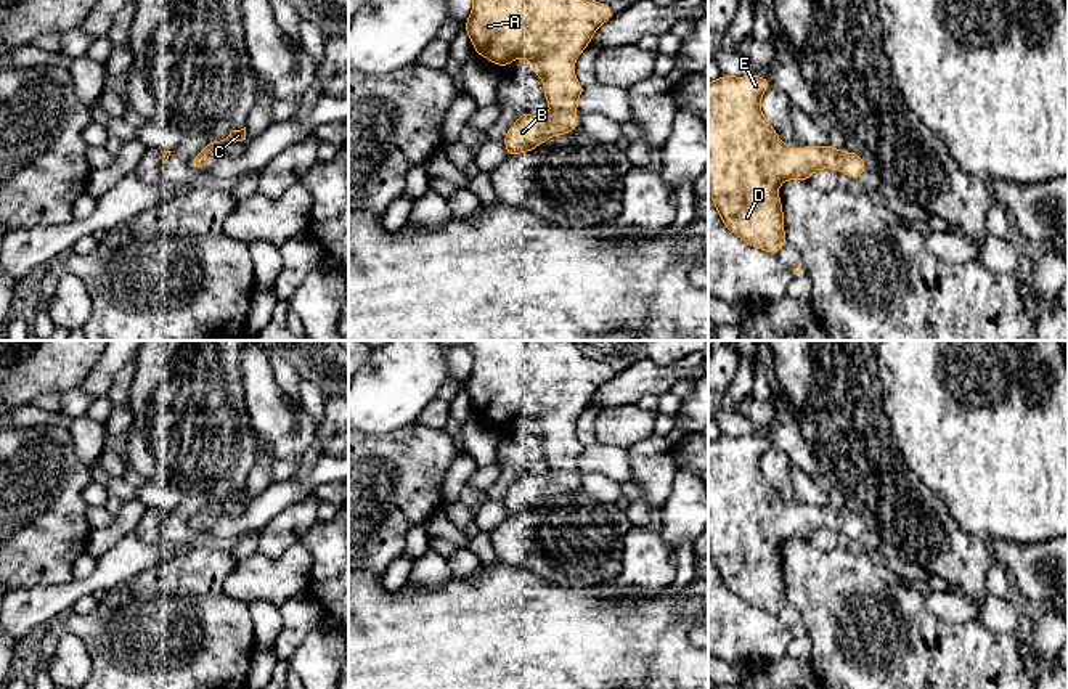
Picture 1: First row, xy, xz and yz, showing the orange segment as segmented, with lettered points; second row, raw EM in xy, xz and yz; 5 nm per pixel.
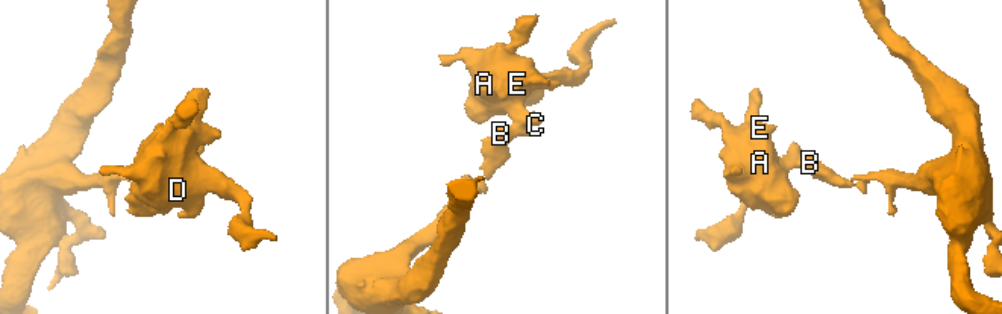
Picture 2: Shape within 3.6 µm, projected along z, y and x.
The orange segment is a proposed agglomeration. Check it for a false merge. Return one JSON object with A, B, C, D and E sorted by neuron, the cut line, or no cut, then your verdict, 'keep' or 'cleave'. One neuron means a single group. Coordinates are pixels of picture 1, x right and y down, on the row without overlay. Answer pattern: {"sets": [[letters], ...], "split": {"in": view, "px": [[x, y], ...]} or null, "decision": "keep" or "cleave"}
{"sets": [["A", "B", "C", "D", "E"]], "split": null, "decision": "keep"}

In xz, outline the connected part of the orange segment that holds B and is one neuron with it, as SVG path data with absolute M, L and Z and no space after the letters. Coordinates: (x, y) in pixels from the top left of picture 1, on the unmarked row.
M467 340L474 365L463 384L474 411L501 427L517 418L532 421L532 434L543 438L544 459L551 467L548 475L519 475L503 496L508 517L536 509L543 501L565 493L575 493L580 482L578 456L585 446L573 434L573 424L589 406L596 390L615 376L613 369L594 358L585 357L573 340Z

